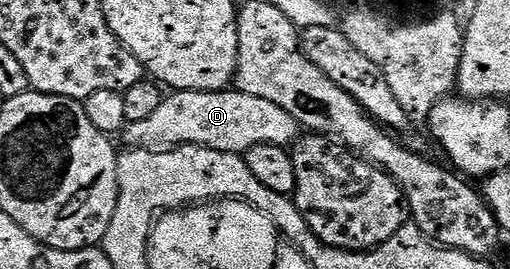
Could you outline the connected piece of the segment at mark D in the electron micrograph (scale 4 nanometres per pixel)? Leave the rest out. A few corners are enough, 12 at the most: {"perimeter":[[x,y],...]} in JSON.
{"perimeter":[[235,88],[177,90],[125,147],[291,147],[286,108]]}

